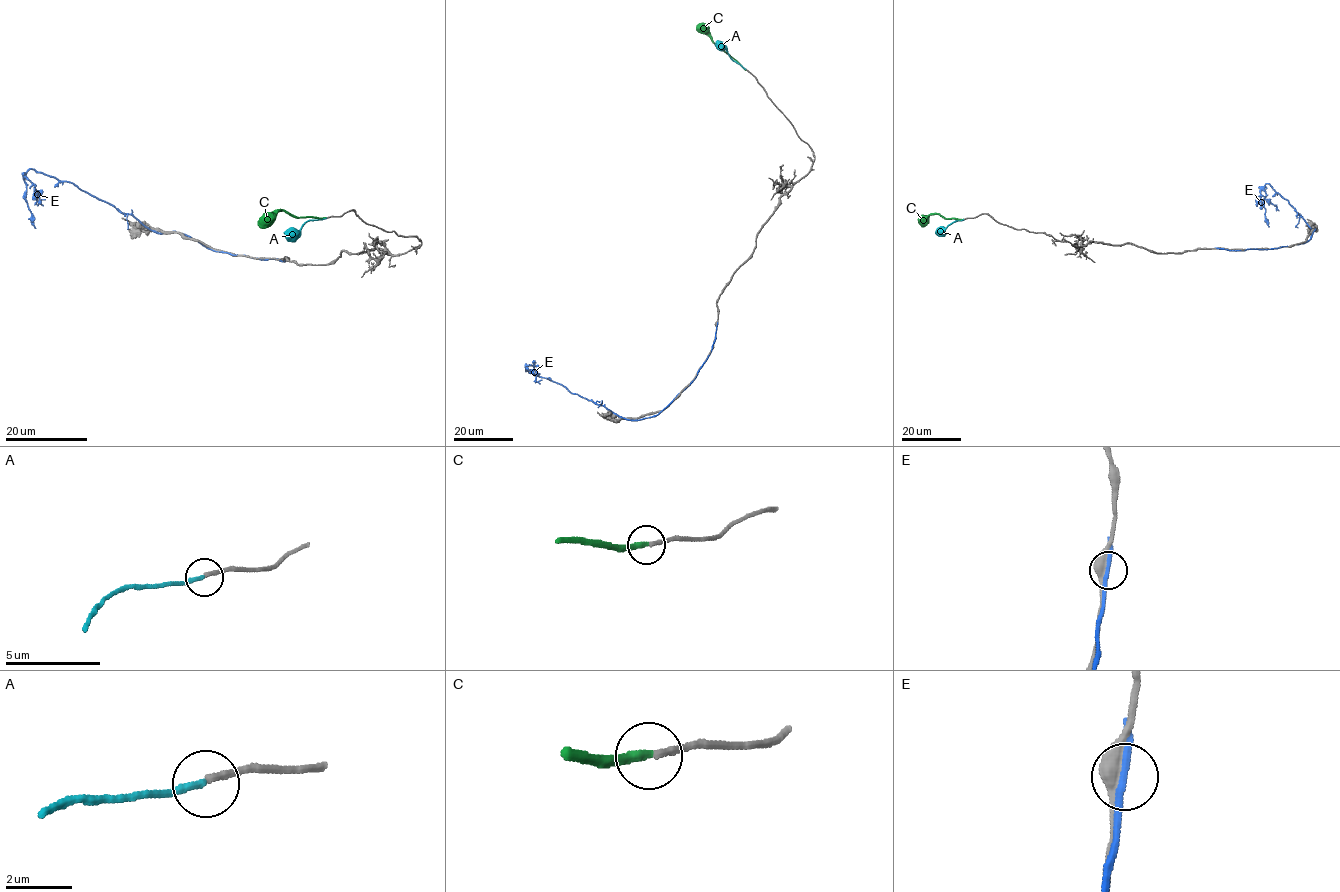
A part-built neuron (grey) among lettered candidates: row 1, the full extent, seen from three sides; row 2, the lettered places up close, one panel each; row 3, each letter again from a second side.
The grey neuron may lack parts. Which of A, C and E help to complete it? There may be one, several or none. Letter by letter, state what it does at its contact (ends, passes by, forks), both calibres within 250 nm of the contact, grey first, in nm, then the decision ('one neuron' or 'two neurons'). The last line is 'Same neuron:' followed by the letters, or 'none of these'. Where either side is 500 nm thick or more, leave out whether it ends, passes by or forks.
A: it ends | 190/220 nm | one neuron
C: it ends | 190/280 nm | two neurons
E: it passes by | 420/220 nm | two neurons
Same neuron: A

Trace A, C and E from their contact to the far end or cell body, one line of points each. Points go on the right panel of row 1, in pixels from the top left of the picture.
A: (964, 219), (938, 229), (936, 233)
C: (965, 219), (931, 214), (919, 223)
E: (1220, 248), (1244, 250), (1290, 246), (1306, 242), (1315, 230), (1266, 183), (1265, 220), (1269, 226)

